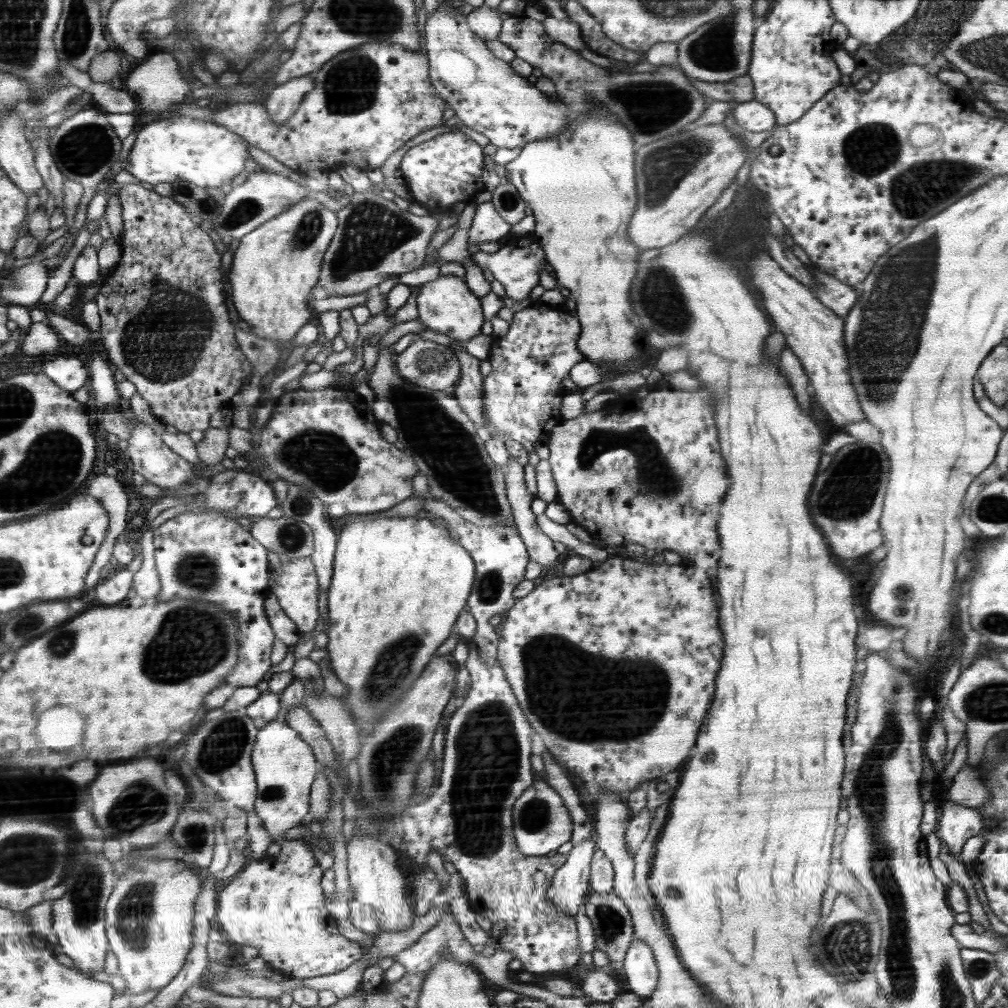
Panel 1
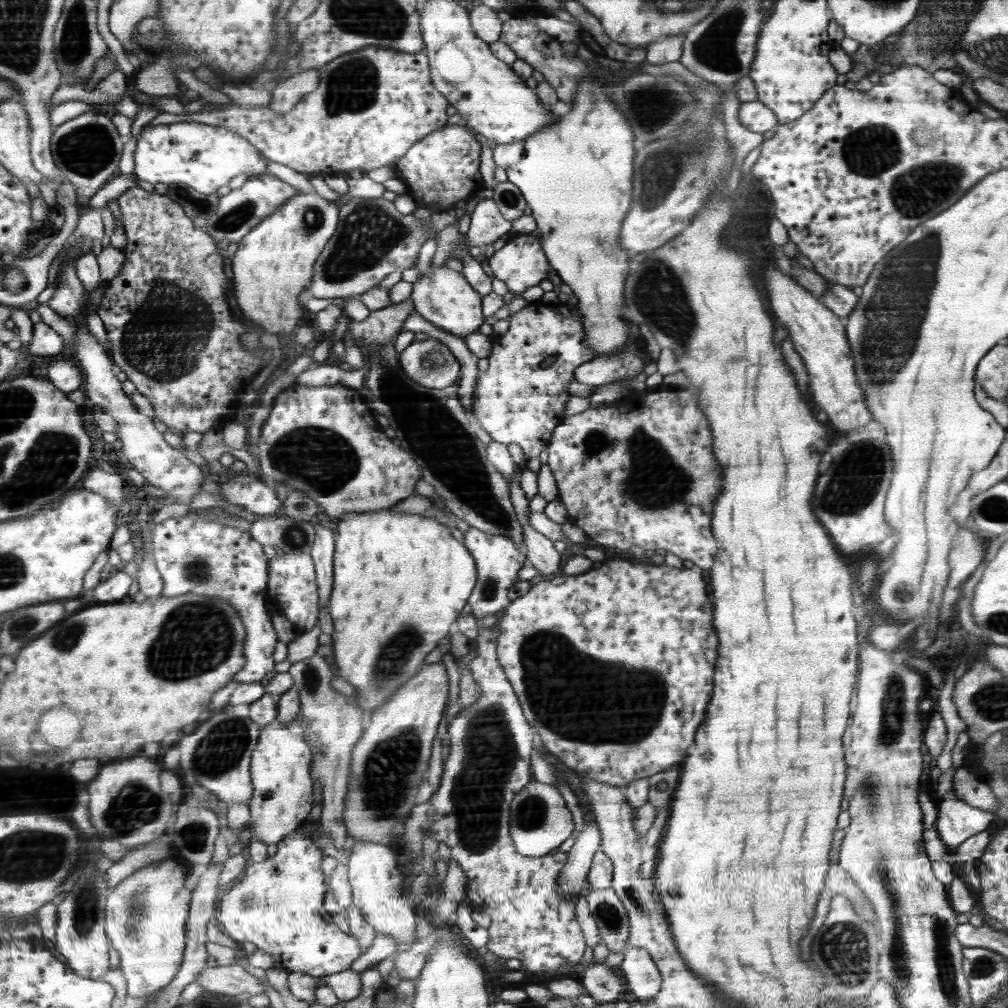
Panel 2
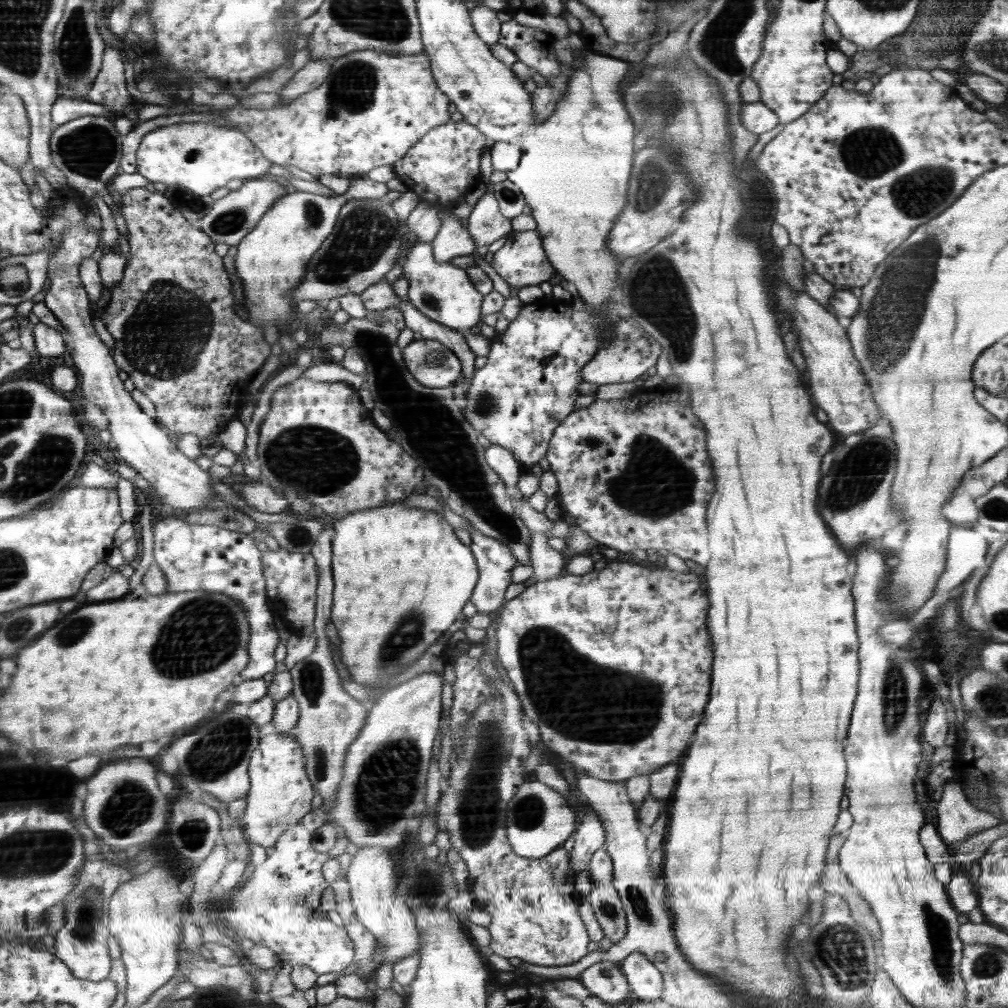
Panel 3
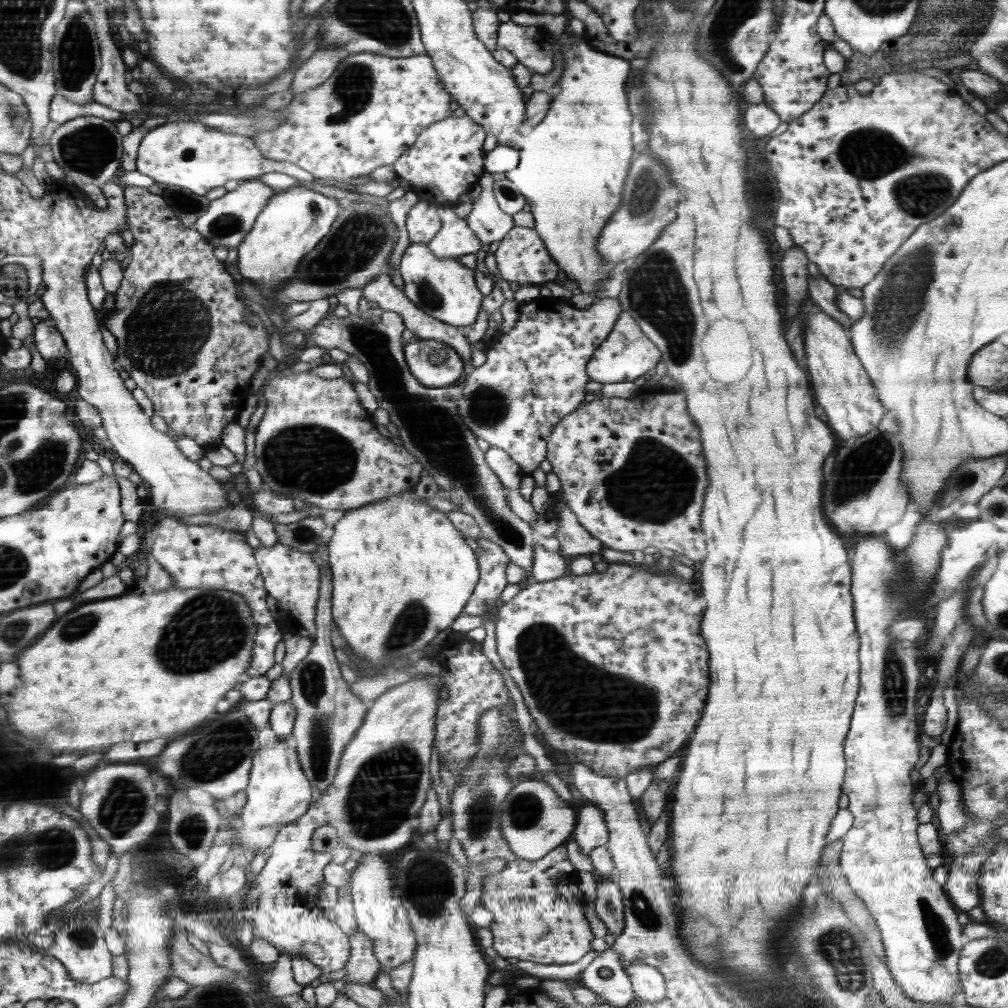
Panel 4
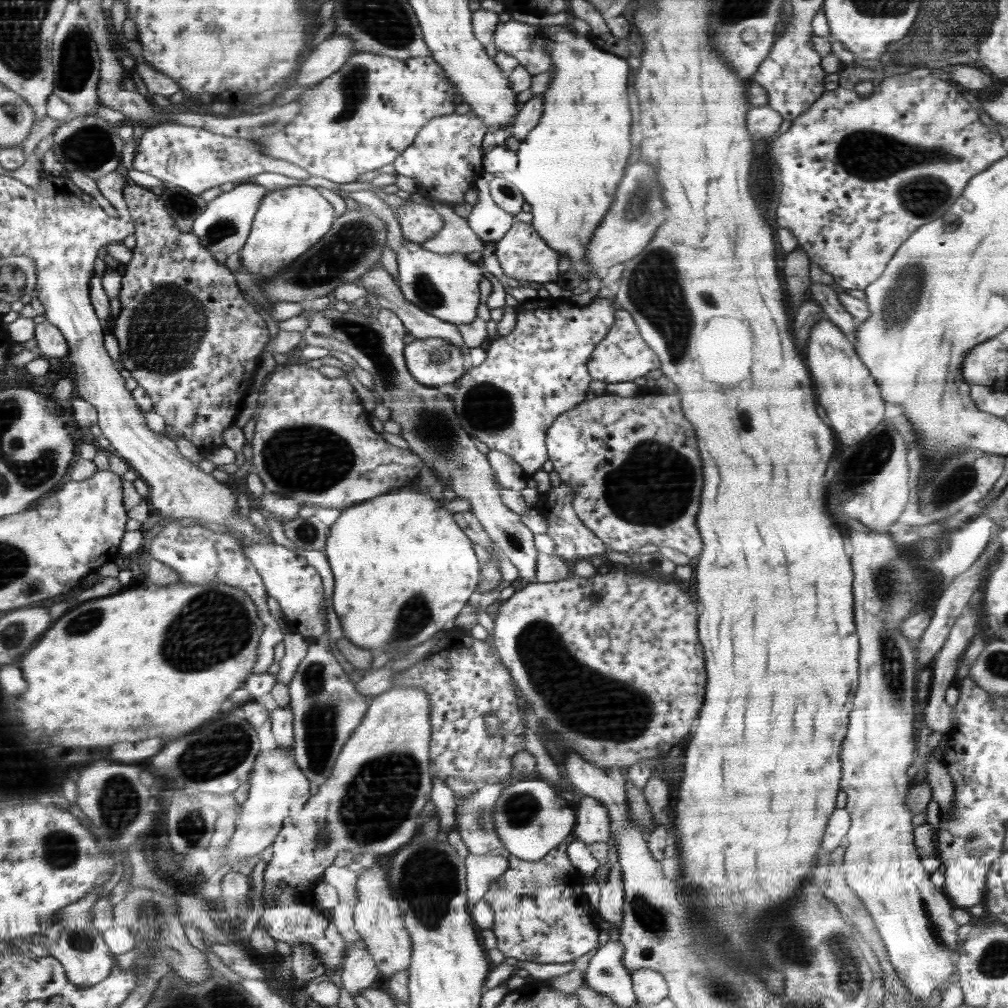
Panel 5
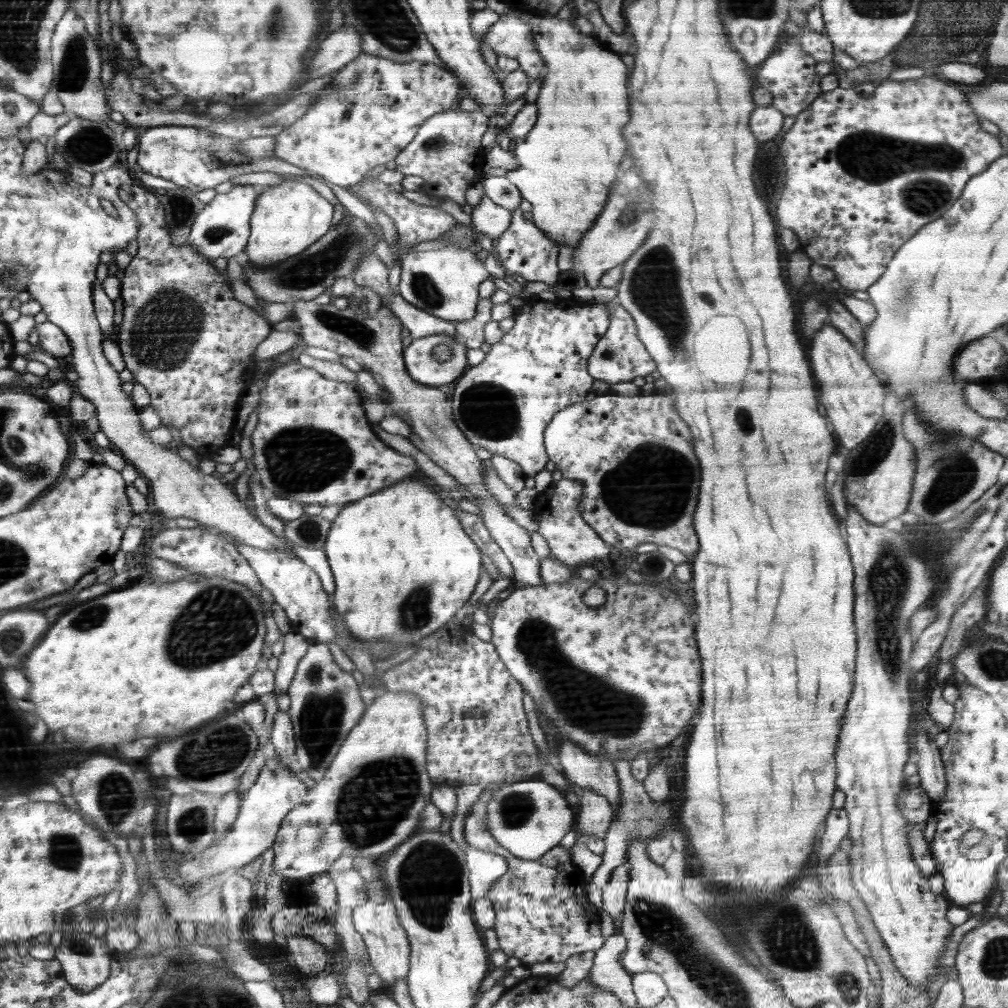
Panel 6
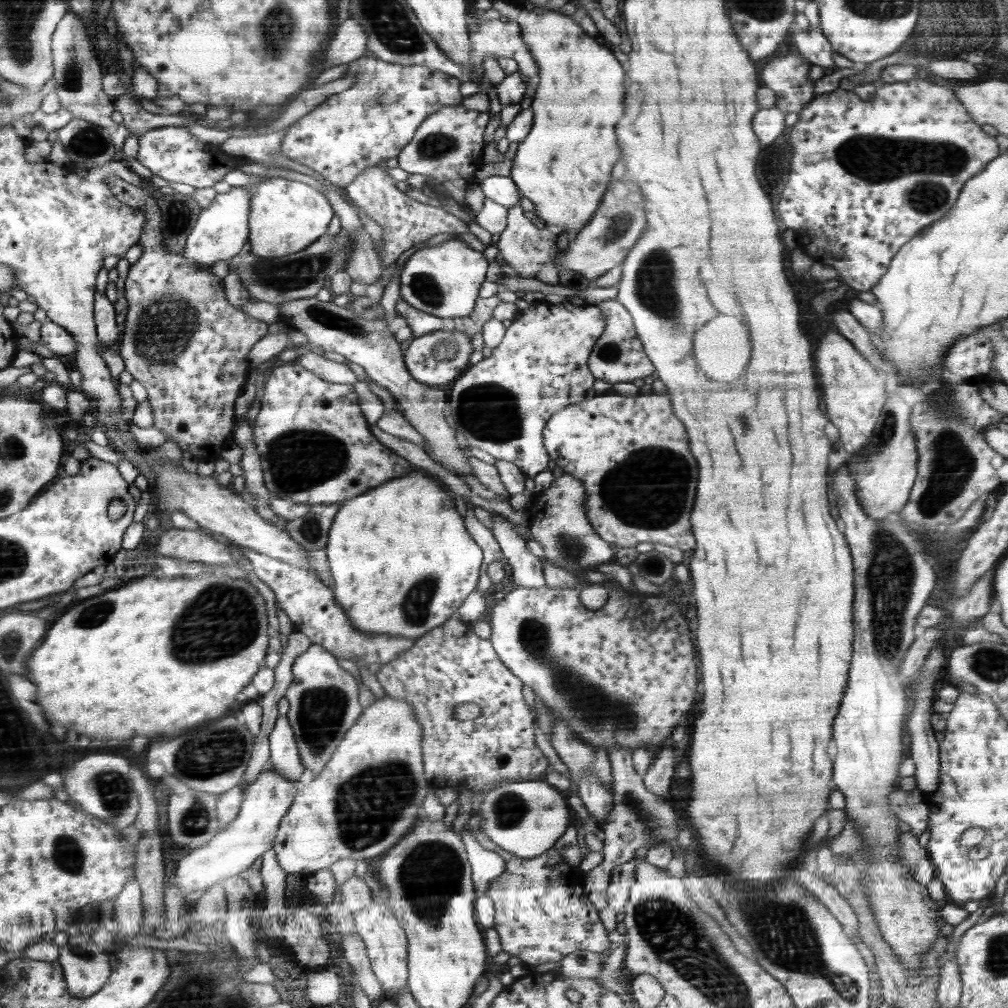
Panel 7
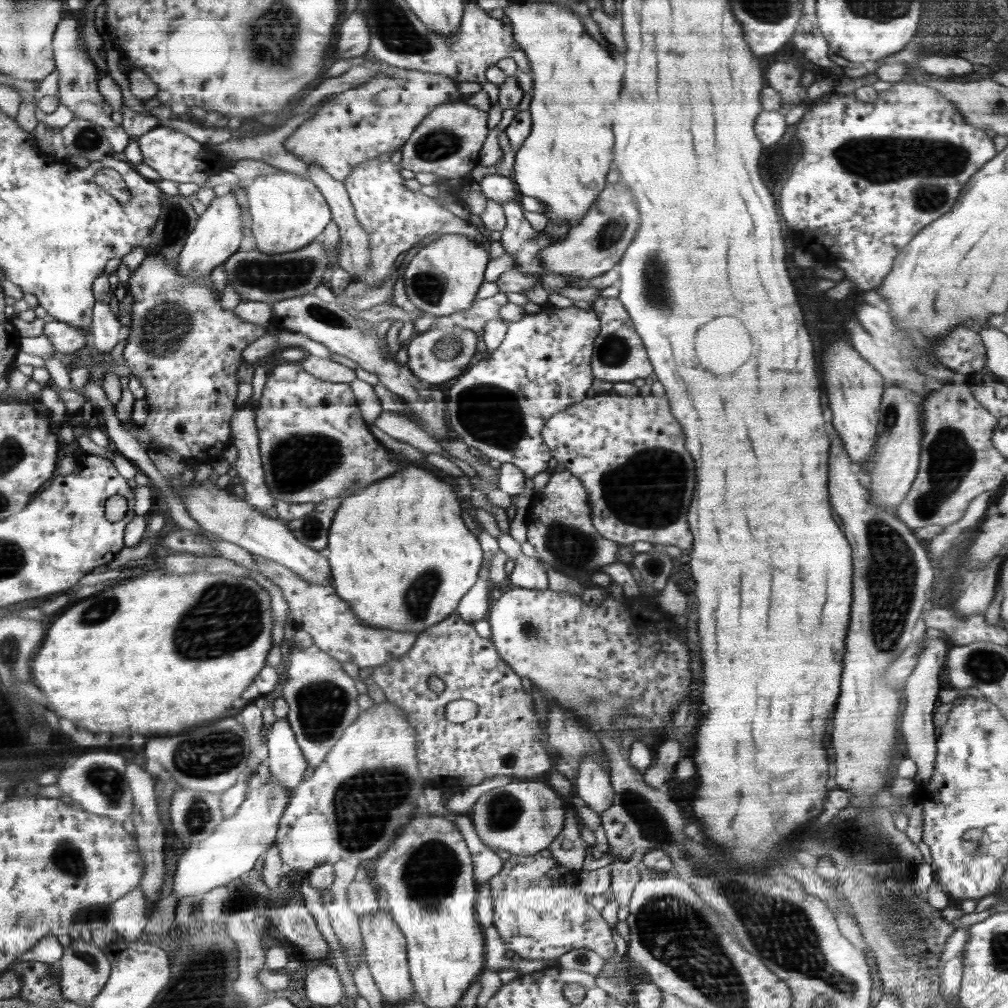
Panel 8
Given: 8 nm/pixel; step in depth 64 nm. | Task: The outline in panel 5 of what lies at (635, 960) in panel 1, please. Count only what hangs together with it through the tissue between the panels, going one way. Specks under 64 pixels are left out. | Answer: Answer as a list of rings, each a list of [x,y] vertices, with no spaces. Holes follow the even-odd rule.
[[[637,968],[631,971],[631,981],[635,997],[641,1007],[658,1004],[669,994],[669,987],[665,977],[656,970]]]

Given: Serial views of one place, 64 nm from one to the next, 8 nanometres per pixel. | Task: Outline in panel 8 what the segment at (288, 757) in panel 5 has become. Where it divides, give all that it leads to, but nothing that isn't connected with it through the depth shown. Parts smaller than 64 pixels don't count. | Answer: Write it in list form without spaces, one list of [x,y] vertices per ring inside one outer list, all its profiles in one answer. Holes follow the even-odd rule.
[[[272,778],[258,788],[250,789],[234,816],[226,818],[224,826],[220,826],[218,832],[210,836],[210,840],[192,846],[184,854],[180,862],[180,872],[176,876],[174,892],[180,898],[202,896],[252,870],[260,854],[273,847],[274,838],[277,838],[276,830],[280,830],[278,820],[284,814],[290,798],[287,788]]]

